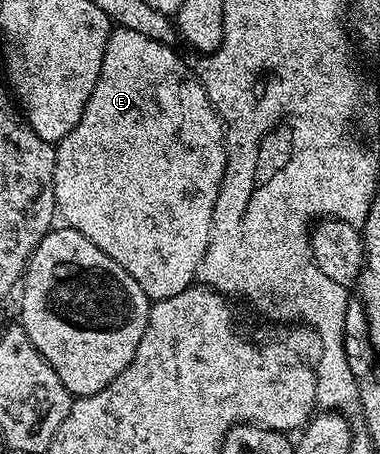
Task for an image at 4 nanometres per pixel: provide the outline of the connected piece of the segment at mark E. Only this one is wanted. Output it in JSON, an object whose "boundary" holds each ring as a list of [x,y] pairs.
{"boundary":[[[115,26],[108,37],[108,45],[104,53],[104,61],[100,65],[100,77],[96,77],[96,85],[92,89],[92,97],[88,97],[88,105],[84,105],[84,113],[80,113],[80,121],[68,137],[64,137],[56,145],[56,173],[54,174],[54,205],[61,222],[76,233],[88,237],[96,249],[108,253],[116,265],[120,265],[144,289],[144,293],[152,301],[176,297],[176,293],[184,293],[197,280],[198,266],[208,249],[210,230],[212,229],[212,213],[216,209],[216,197],[220,193],[222,178],[226,172],[226,133],[224,124],[217,109],[210,103],[204,85],[197,74],[174,52],[169,43],[152,41],[152,37],[144,37],[144,33],[136,33],[132,29]]]}

